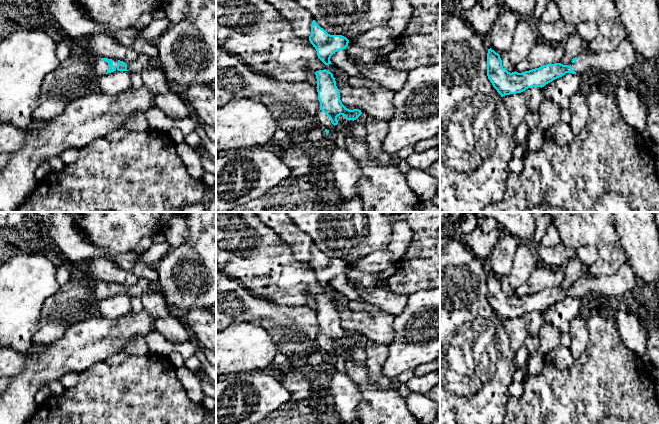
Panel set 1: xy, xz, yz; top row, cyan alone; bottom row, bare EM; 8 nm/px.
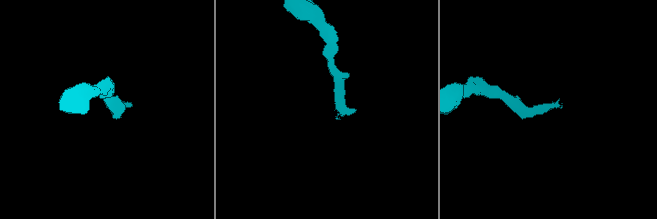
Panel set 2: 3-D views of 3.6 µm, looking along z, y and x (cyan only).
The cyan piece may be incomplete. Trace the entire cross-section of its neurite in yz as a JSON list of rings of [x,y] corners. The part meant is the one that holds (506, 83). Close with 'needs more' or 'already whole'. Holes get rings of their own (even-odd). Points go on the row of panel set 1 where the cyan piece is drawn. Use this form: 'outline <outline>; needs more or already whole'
outline [[[624,39],[611,51],[594,53],[586,49],[568,65],[546,64],[522,73],[510,73],[502,66],[500,55],[490,48],[487,53],[487,76],[503,97],[521,93],[528,88],[542,88],[566,73],[595,72],[608,79],[623,79],[626,70],[634,65],[635,60],[632,44],[628,39]]]; needs more

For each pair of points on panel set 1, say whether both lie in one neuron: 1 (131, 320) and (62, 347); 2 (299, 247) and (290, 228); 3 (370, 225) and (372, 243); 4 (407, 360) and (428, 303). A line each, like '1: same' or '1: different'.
1: same
2: same
3: same
4: same

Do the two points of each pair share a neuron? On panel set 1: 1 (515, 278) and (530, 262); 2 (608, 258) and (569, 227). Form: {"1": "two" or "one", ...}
{"1": "one", "2": "one"}

